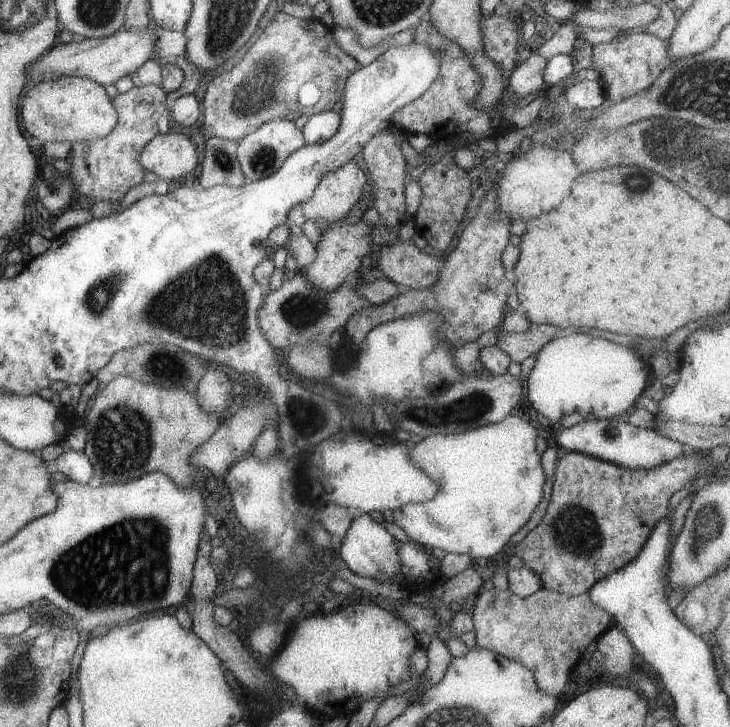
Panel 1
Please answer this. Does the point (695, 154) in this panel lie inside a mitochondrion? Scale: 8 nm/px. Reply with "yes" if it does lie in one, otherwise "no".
yes

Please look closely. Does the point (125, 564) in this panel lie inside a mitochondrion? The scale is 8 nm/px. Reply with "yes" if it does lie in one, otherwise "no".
yes

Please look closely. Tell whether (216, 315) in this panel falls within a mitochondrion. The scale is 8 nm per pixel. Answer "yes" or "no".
yes

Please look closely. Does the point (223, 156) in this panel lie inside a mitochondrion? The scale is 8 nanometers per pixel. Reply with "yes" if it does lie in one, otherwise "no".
yes

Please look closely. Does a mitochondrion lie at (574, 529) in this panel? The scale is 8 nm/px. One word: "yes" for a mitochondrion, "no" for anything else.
yes

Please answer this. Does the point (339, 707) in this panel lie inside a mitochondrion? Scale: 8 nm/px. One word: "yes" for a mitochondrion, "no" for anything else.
no

